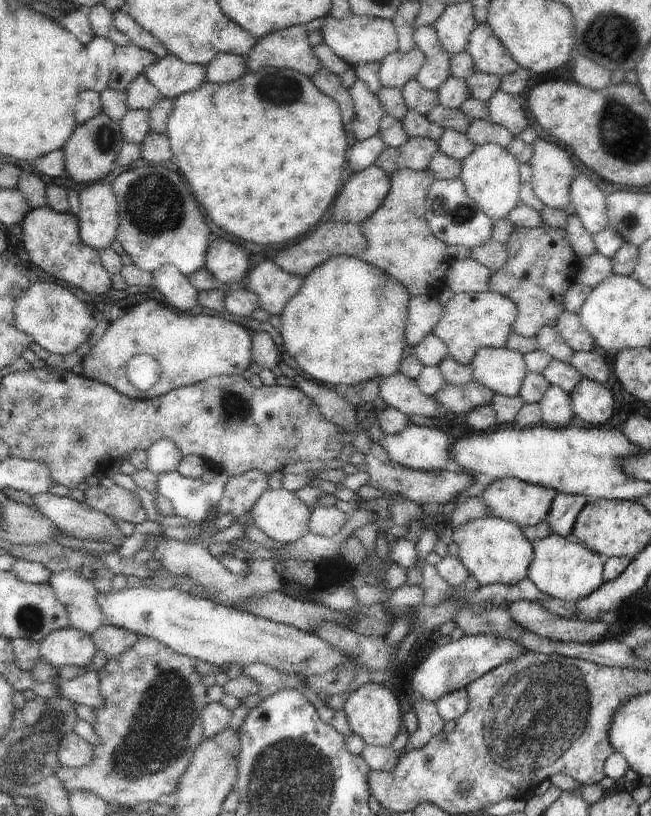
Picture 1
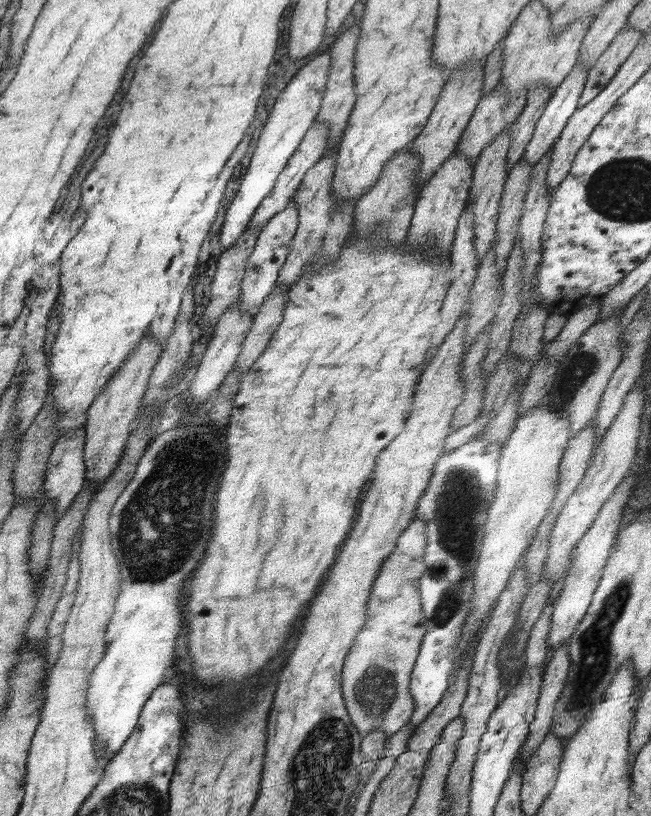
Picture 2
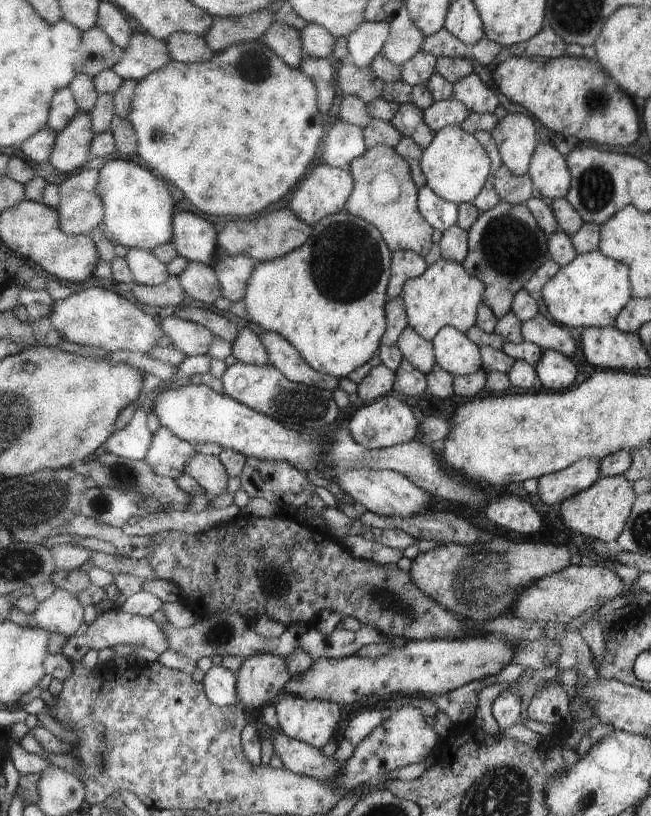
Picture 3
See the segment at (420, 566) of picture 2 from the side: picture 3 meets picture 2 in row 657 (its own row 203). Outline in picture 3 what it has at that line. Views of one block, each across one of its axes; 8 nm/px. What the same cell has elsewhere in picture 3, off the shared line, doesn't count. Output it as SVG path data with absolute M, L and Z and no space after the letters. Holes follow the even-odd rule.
M378 145L350 163L358 176L358 192L343 210L376 226L392 251L412 250L425 257L432 248L433 225L418 212L418 187L412 180L408 163L395 148Z

